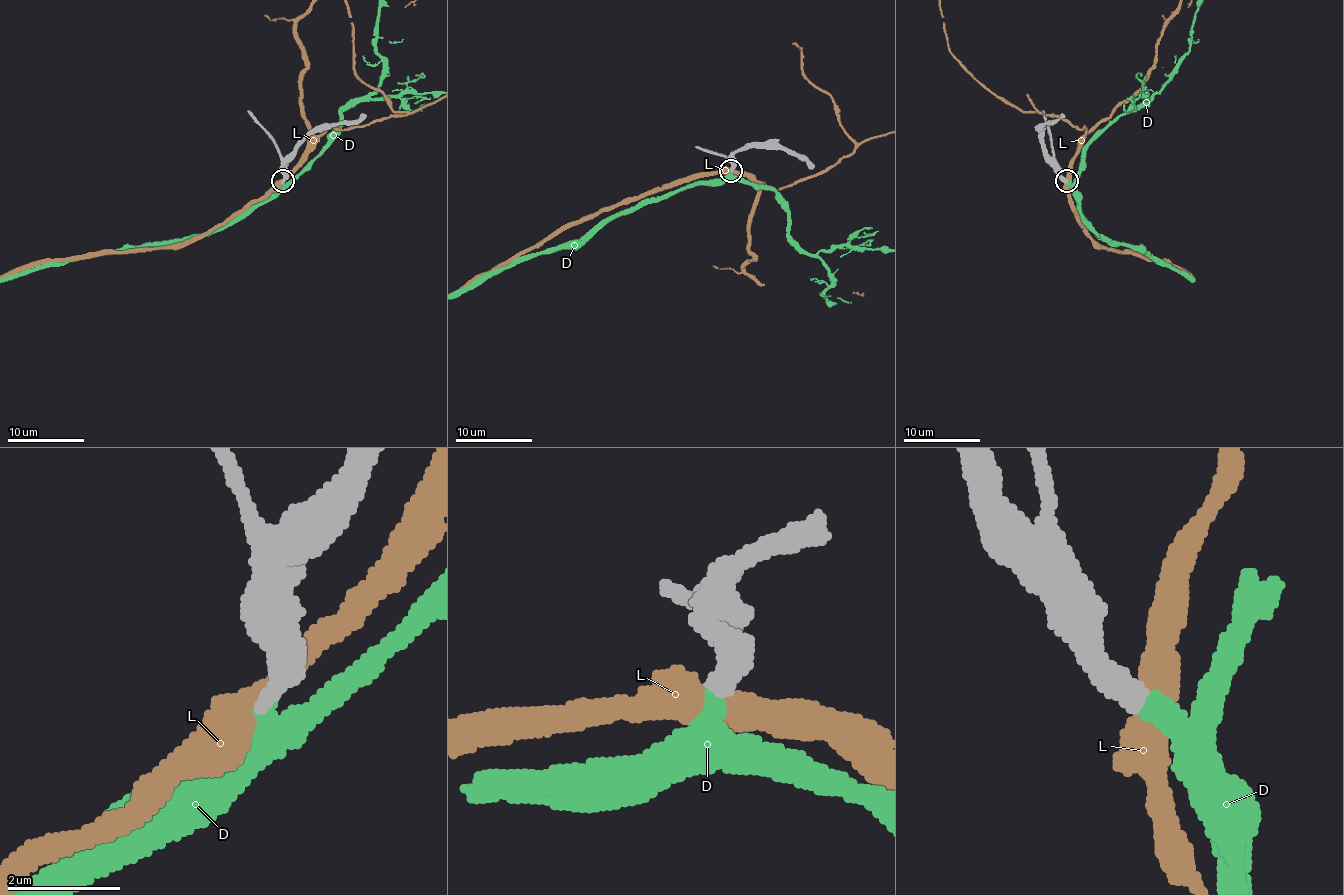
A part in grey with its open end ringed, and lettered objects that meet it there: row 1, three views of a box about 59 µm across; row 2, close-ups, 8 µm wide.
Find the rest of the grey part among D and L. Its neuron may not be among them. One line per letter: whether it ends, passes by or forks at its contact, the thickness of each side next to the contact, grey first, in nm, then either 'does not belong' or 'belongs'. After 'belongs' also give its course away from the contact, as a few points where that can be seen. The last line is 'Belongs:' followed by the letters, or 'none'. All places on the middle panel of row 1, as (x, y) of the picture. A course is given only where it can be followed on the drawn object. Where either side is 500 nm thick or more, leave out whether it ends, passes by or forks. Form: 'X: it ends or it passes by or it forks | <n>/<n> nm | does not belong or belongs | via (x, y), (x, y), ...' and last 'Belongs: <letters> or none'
D: it ends | 460/400 nm | belongs
L: it passes by | 460/460 nm | does not belong
Belongs: D

